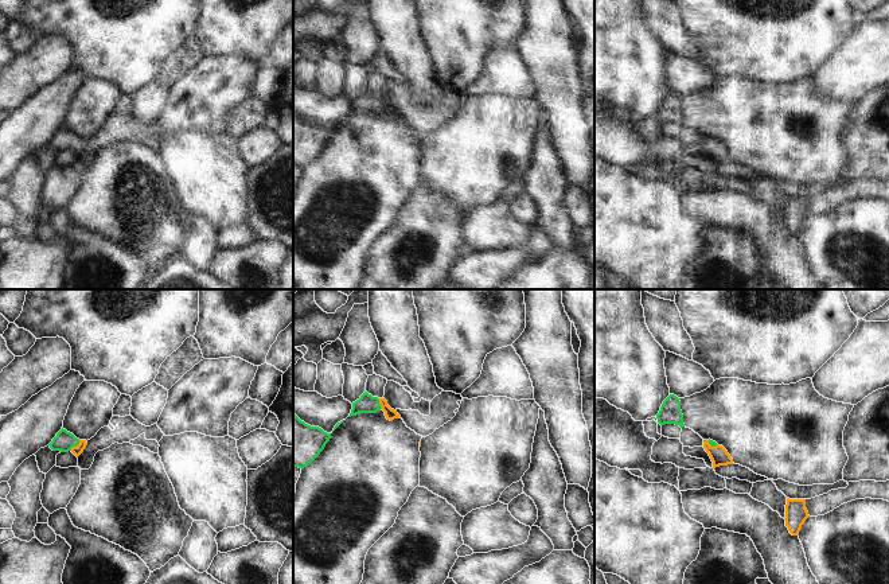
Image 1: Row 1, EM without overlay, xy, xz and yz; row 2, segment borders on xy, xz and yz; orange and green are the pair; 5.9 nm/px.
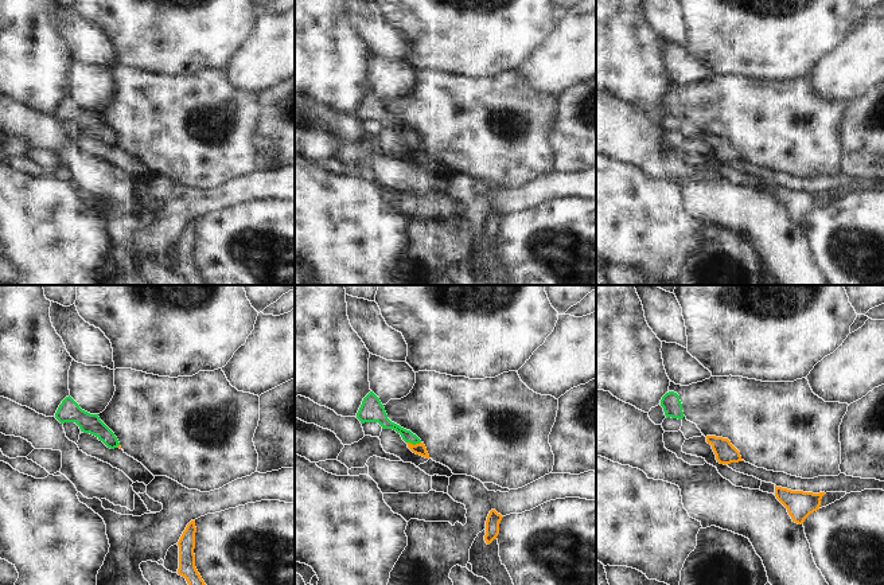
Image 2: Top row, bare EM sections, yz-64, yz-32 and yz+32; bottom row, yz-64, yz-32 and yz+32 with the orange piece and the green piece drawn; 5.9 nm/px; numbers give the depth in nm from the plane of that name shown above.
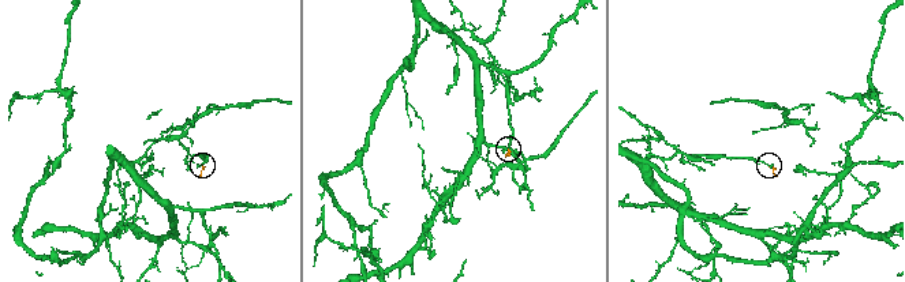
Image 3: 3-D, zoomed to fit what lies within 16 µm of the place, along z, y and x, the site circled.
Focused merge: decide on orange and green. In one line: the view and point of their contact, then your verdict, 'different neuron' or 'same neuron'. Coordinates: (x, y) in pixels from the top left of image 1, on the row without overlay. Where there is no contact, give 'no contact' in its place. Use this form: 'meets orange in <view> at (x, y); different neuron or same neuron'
meets orange in xy at (77, 144); same neuron

